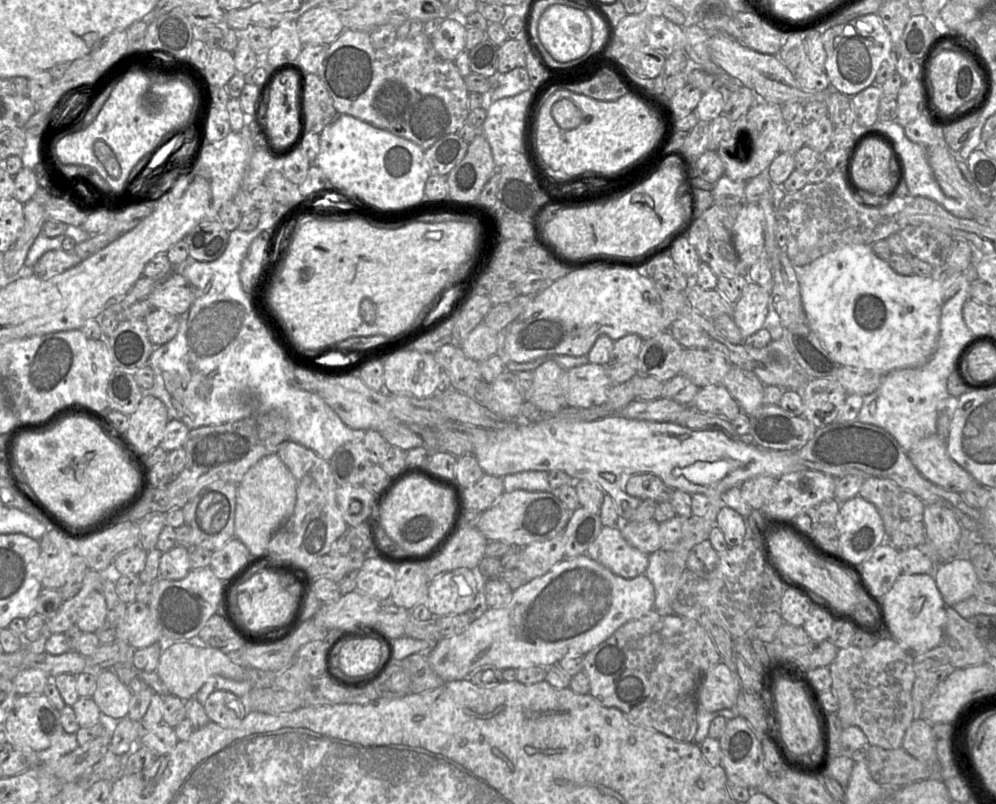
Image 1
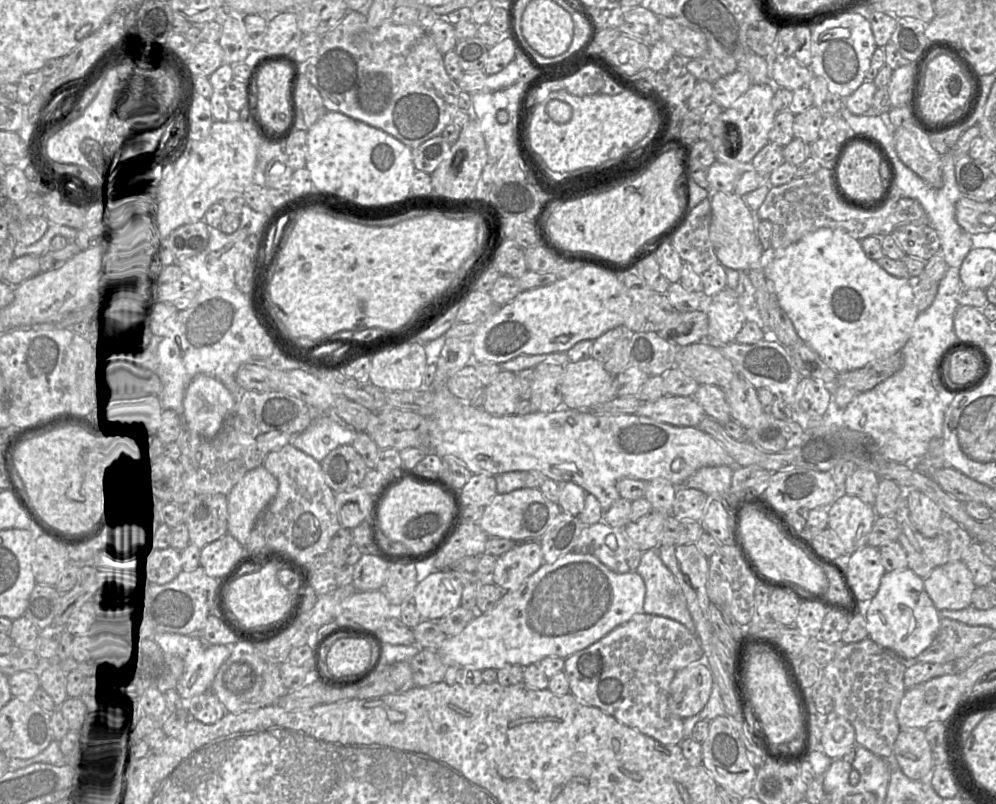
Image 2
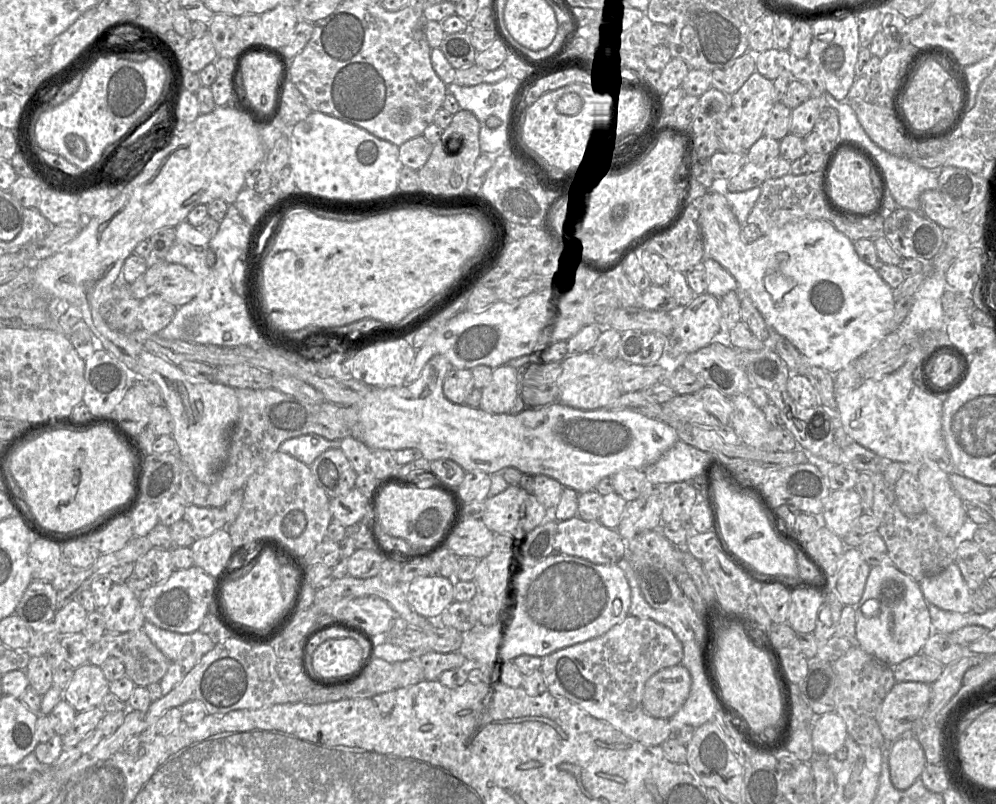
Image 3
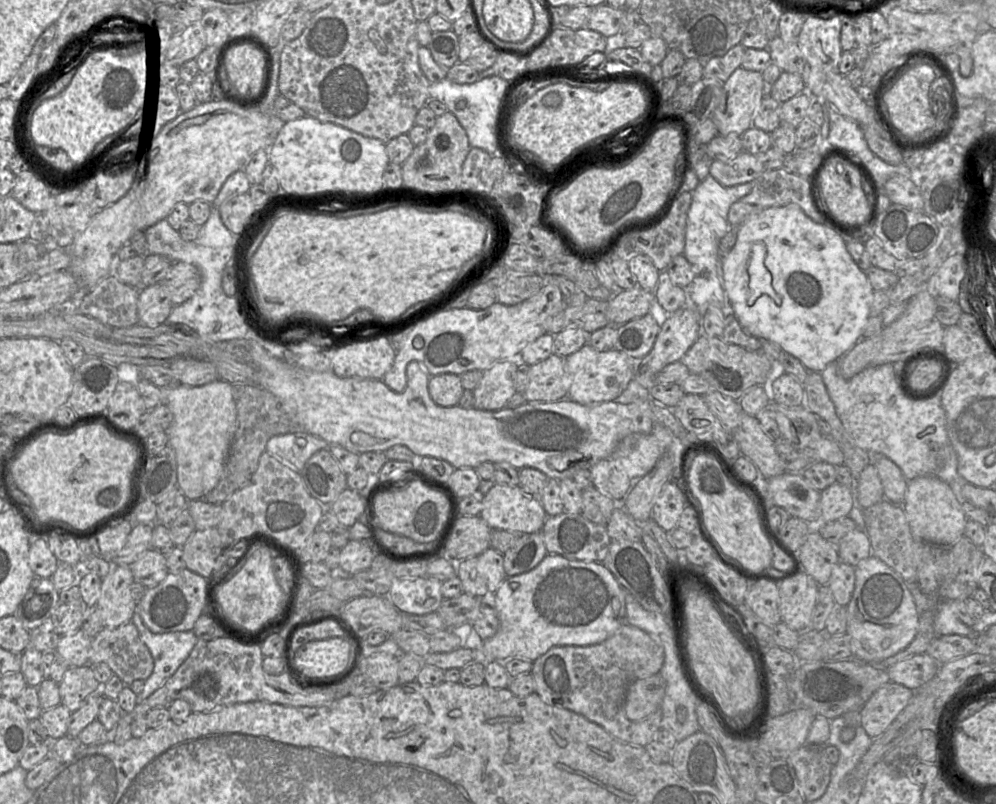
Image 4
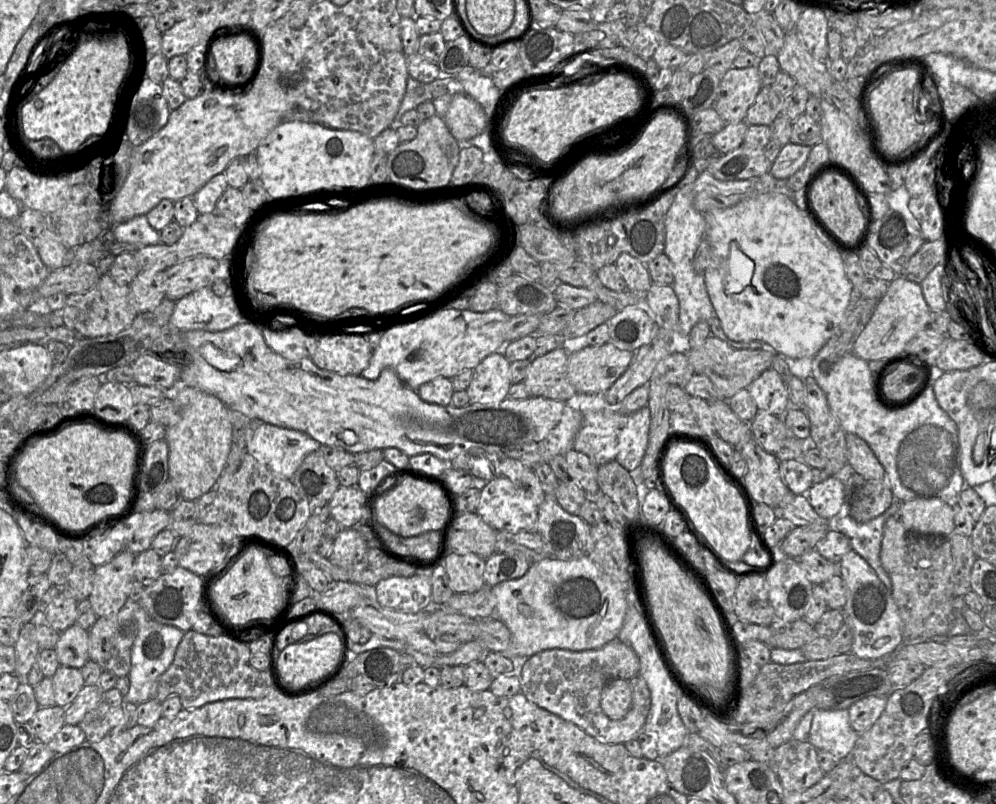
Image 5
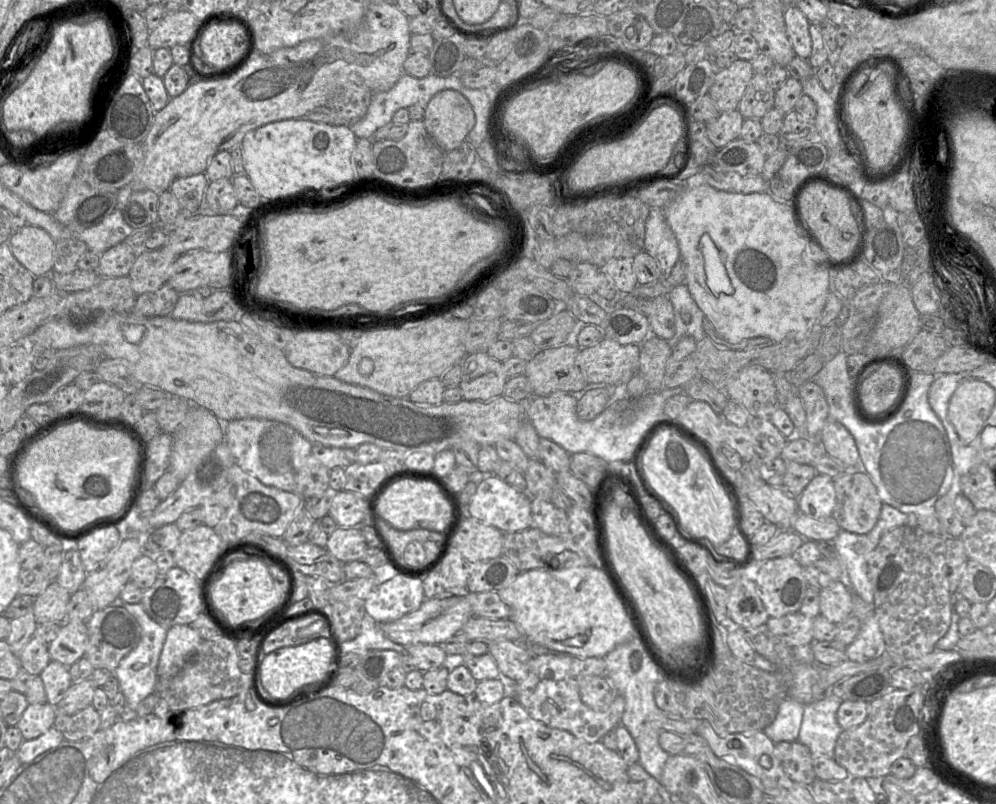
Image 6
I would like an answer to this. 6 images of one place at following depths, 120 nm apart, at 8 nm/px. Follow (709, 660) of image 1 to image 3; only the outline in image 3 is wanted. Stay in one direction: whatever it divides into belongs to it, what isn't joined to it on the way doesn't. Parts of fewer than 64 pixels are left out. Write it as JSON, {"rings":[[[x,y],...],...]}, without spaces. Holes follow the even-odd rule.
{"rings":[[[628,615],[604,635],[557,650],[542,658],[540,671],[547,691],[577,704],[591,716],[606,721],[629,738],[658,746],[672,737],[669,719],[648,715],[642,707],[647,680],[661,669],[679,665],[683,646],[667,627]]]}

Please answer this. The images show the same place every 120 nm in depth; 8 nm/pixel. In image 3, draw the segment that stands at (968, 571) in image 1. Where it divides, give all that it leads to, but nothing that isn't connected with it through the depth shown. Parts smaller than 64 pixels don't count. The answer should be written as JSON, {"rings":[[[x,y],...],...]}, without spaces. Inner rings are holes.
{"rings":[[[952,563],[935,576],[925,577],[919,584],[928,604],[951,612],[972,611],[972,591],[956,563]]]}

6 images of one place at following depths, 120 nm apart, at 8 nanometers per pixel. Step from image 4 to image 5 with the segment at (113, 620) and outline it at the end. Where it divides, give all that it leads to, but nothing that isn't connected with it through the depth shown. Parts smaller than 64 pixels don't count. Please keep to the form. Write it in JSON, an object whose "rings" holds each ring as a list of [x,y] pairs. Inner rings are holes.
{"rings":[[[121,551],[110,562],[95,567],[89,601],[97,617],[112,618],[128,599],[134,579],[134,562],[137,554]]]}

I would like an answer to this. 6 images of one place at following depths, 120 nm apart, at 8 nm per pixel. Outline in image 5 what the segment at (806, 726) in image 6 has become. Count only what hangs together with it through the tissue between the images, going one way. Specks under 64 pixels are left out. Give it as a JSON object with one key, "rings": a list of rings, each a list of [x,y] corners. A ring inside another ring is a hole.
{"rings":[[[818,709],[813,712],[807,741],[843,761],[850,758],[859,735],[851,727],[847,710]]]}

